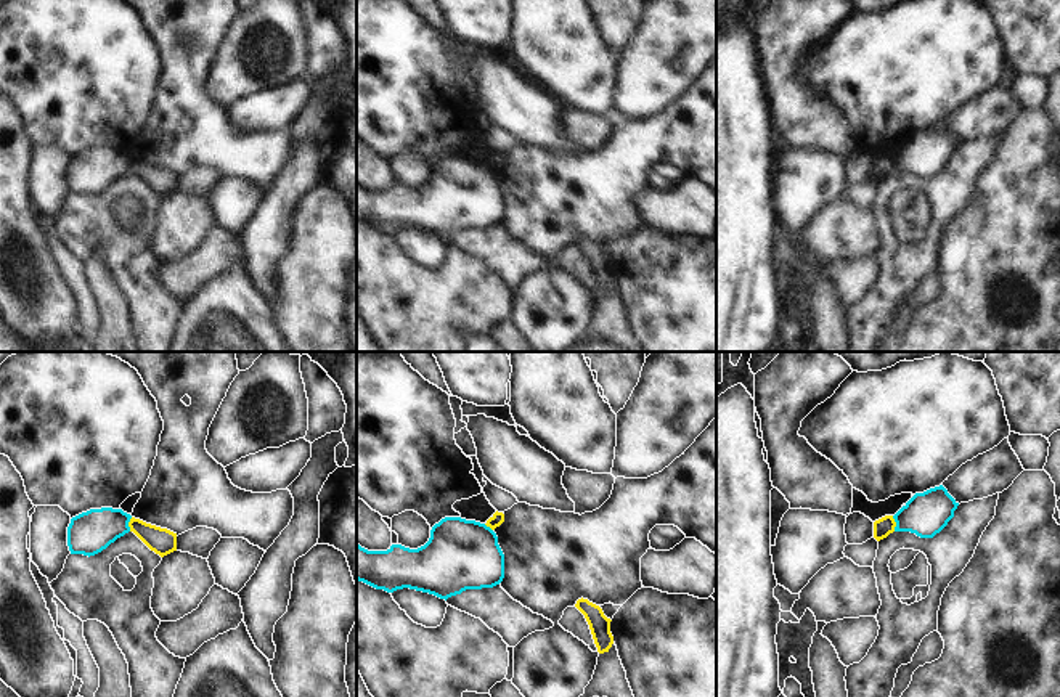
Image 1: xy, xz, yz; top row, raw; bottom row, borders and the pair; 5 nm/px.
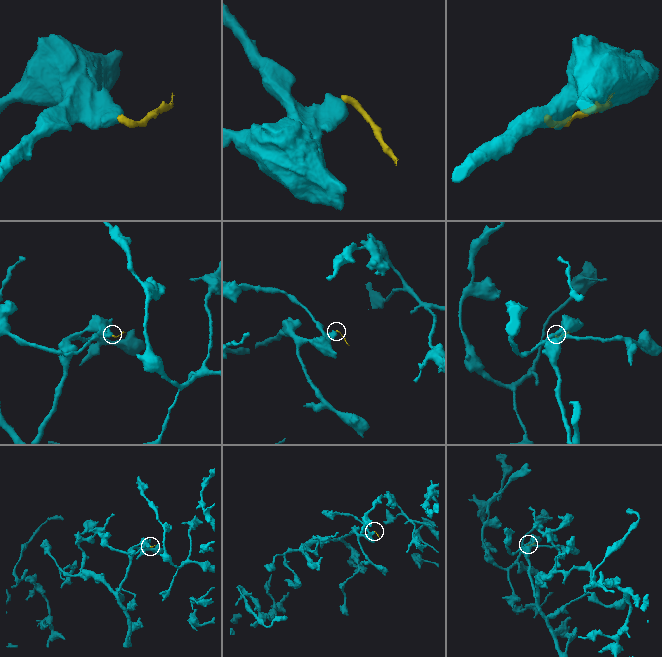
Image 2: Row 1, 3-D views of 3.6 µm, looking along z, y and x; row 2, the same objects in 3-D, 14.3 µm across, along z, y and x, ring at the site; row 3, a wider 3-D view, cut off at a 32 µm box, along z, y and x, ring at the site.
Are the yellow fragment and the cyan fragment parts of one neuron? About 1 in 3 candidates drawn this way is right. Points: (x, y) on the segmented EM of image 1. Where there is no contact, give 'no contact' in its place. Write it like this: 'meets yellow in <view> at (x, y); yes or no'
meets yellow in yz at (895, 524); no

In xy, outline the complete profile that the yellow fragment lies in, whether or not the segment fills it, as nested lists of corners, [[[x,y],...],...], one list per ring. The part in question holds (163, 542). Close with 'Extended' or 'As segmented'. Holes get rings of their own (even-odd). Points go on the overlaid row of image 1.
[[[132,517],[128,522],[130,532],[133,532],[151,551],[161,557],[177,551],[177,533],[146,524]]]. As segmented

